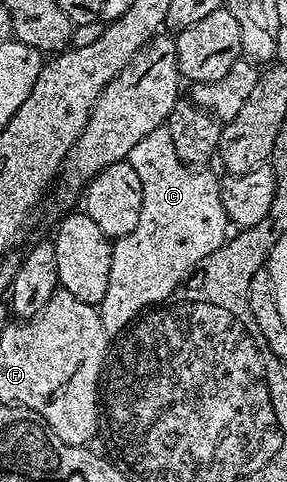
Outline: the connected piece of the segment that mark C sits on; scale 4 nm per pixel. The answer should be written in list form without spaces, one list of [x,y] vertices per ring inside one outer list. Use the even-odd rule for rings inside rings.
[[[166,127],[149,131],[127,157],[127,162],[141,179],[141,219],[129,235],[118,238],[111,247],[111,270],[105,299],[98,306],[99,318],[109,335],[122,334],[127,326],[148,307],[154,307],[170,298],[206,257],[213,255],[229,236],[227,212],[221,203],[220,178],[207,173],[206,168],[186,165],[177,159],[173,139]]]

